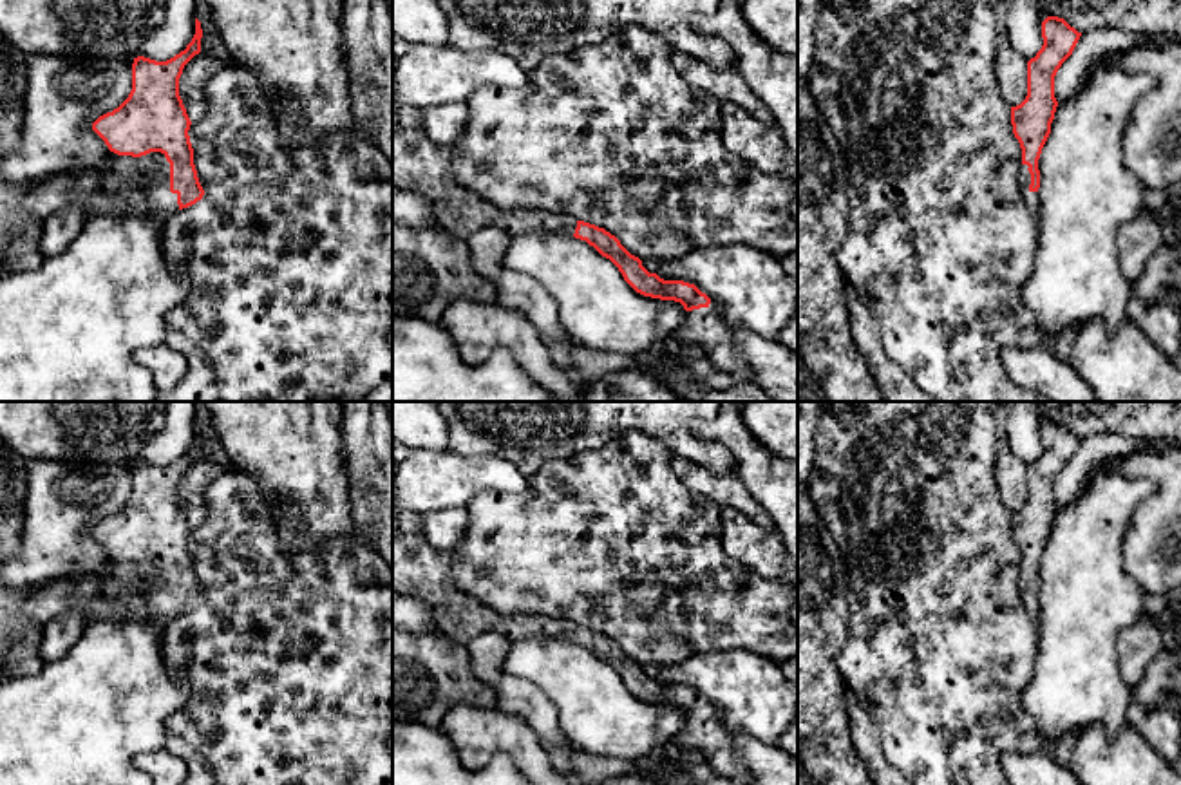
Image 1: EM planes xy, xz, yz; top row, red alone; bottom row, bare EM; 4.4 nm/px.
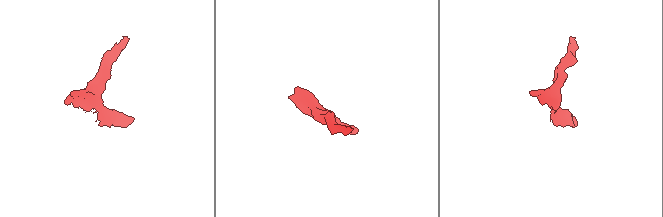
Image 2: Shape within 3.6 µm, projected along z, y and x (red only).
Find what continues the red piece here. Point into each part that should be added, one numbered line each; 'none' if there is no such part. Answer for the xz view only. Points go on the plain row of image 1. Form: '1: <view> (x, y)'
1: xz (418, 570)
2: xz (702, 733)

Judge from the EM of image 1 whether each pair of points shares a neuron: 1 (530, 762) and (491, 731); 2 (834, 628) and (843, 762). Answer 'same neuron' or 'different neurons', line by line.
1: same neuron
2: same neuron

